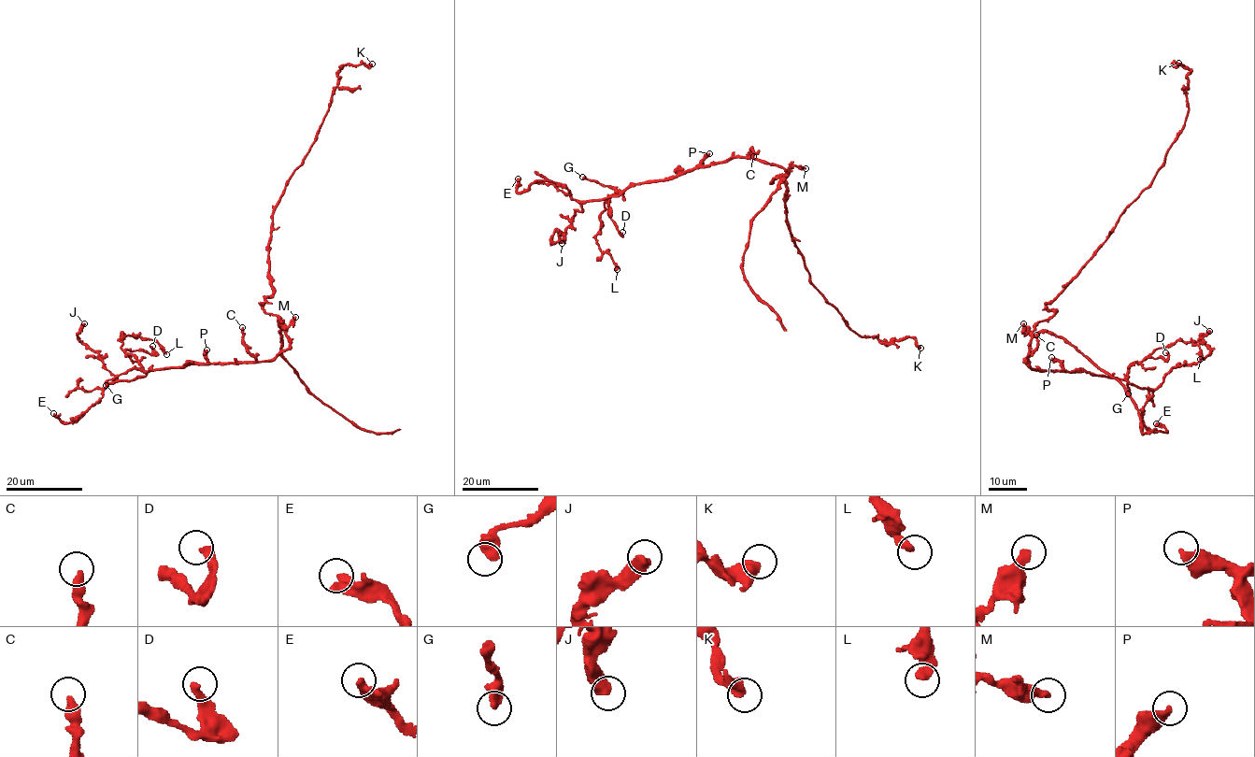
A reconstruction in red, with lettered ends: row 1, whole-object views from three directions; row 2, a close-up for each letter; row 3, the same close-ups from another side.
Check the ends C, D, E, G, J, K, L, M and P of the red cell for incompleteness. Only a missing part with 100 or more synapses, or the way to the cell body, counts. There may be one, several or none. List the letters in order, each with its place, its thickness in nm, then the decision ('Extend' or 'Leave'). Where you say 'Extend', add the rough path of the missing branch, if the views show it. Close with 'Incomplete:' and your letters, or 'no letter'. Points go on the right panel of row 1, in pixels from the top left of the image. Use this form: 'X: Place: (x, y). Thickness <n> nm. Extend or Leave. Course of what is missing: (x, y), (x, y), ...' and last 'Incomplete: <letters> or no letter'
C: Place: (1036, 335). Thickness 400 nm. Leave
D: Place: (1165, 352). Thickness 360 nm. Leave
E: Place: (1156, 423). Thickness 320 nm. Leave
G: Place: (1128, 393). Thickness 480 nm. Leave
J: Place: (1209, 331). Thickness 500 nm. Leave
K: Place: (1178, 63). Thickness 360 nm. Leave
L: Place: (1200, 359). Thickness 400 nm. Leave
M: Place: (1023, 323). Thickness 400 nm. Leave
P: Place: (1051, 357). Thickness 400 nm. Leave
Incomplete: no letter

